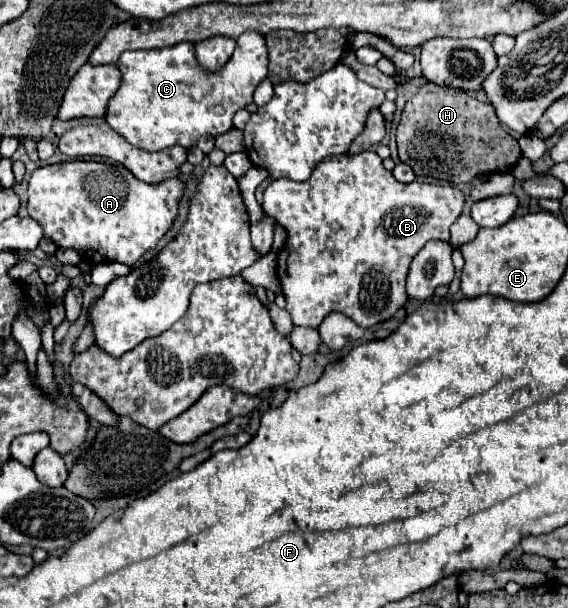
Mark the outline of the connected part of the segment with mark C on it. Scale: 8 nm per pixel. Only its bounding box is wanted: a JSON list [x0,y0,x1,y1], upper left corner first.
[107,31,267,151]

